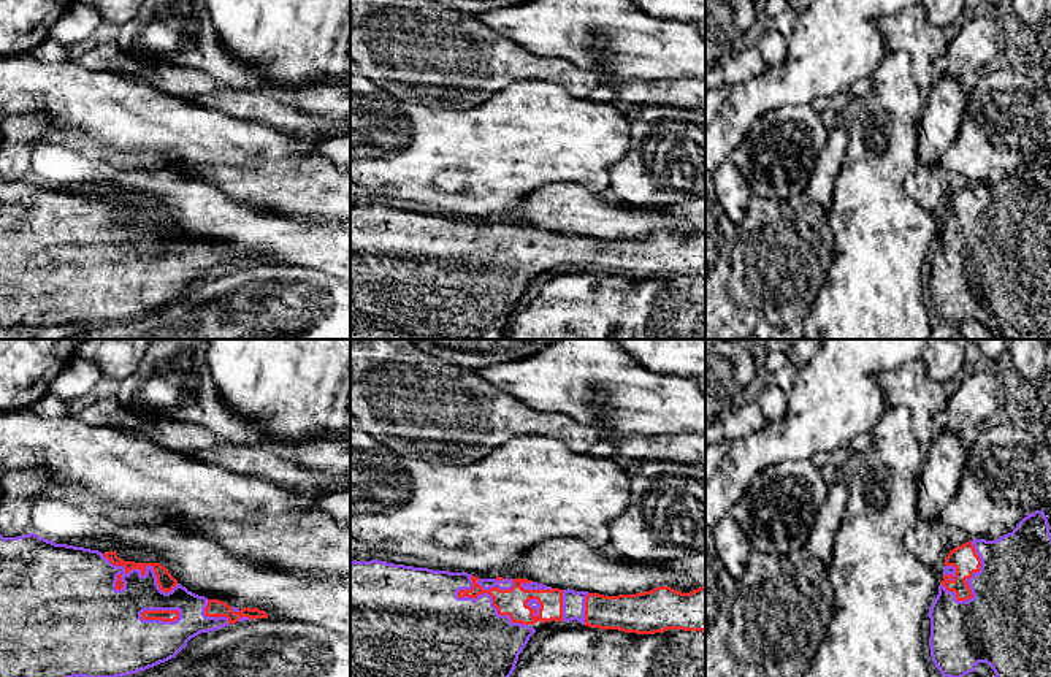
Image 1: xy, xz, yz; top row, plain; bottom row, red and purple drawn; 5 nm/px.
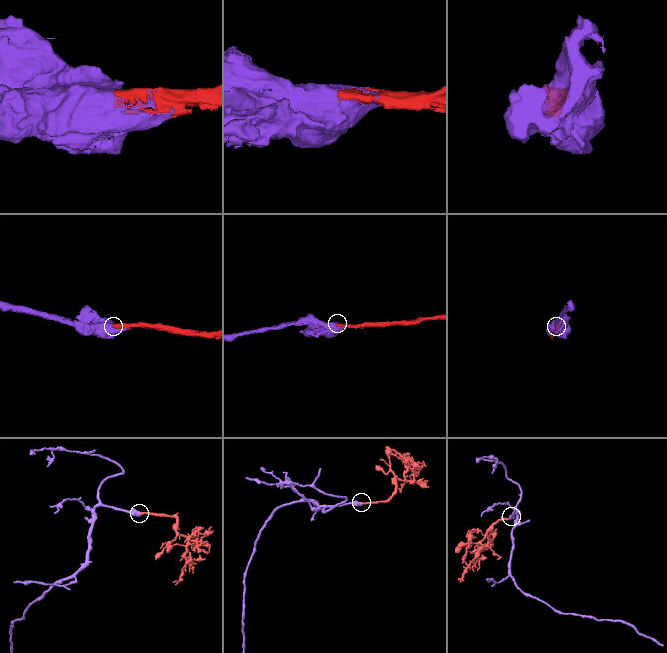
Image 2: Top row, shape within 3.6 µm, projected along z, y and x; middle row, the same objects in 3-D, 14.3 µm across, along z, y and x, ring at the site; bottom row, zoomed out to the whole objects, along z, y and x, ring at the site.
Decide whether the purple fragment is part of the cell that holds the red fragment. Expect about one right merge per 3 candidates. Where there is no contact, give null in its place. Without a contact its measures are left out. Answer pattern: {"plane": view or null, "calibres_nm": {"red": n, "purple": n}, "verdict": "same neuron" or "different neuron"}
{"plane": "xz", "calibres_nm": {"red": 140, "purple": 440}, "verdict": "same neuron"}

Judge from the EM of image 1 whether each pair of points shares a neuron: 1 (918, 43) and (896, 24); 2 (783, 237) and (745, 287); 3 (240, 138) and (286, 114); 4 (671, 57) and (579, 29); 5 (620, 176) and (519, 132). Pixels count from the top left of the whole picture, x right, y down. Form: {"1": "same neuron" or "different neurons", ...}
{"1": "same neuron", "2": "same neuron", "3": "different neurons", "4": "same neuron", "5": "different neurons"}

